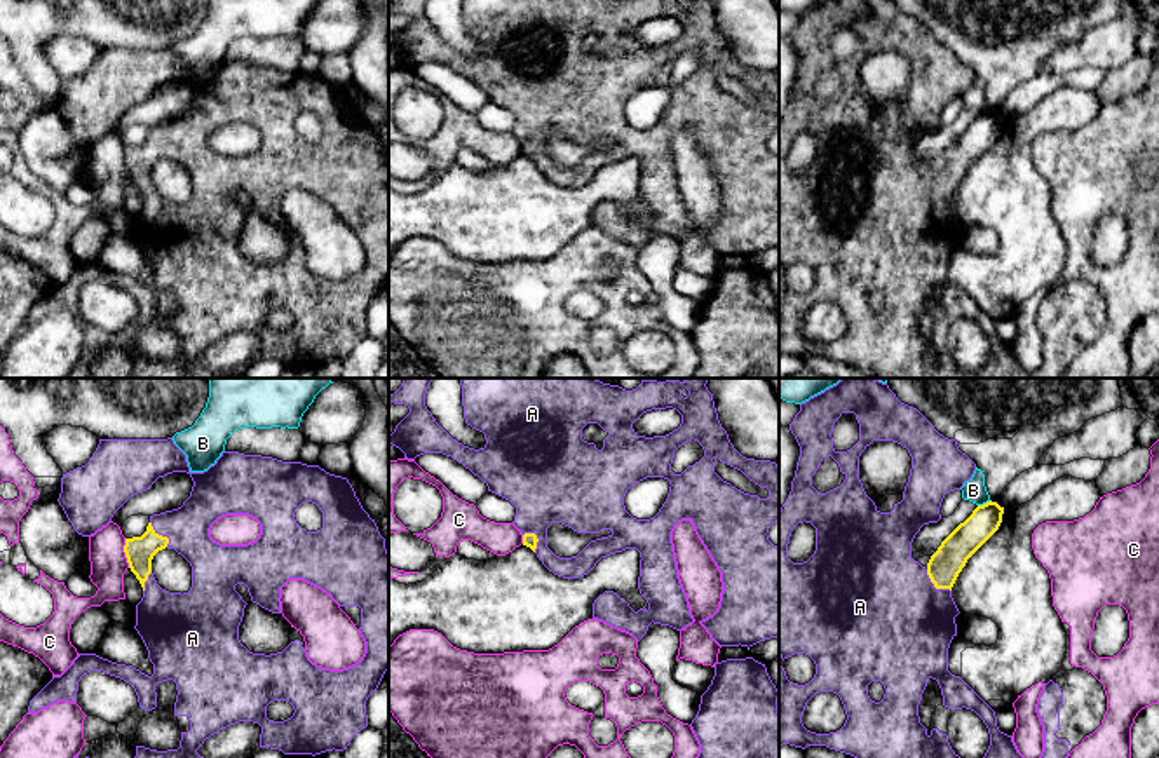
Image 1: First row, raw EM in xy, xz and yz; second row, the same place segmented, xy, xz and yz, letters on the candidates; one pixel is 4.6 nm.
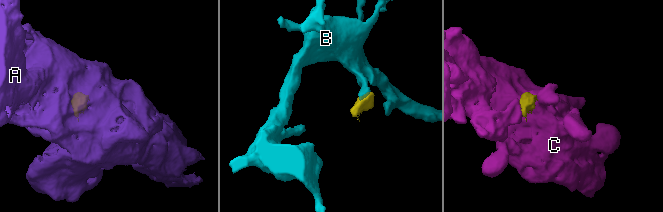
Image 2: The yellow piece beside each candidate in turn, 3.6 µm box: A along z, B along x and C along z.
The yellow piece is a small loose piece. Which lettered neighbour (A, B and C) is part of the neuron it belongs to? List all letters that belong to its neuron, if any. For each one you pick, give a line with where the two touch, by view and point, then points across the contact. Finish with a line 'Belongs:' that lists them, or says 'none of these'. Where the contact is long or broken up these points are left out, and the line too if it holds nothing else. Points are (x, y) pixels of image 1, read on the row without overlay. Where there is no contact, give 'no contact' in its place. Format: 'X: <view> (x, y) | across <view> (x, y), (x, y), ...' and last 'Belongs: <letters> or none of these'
A: yz (935, 196)
Belongs: A

